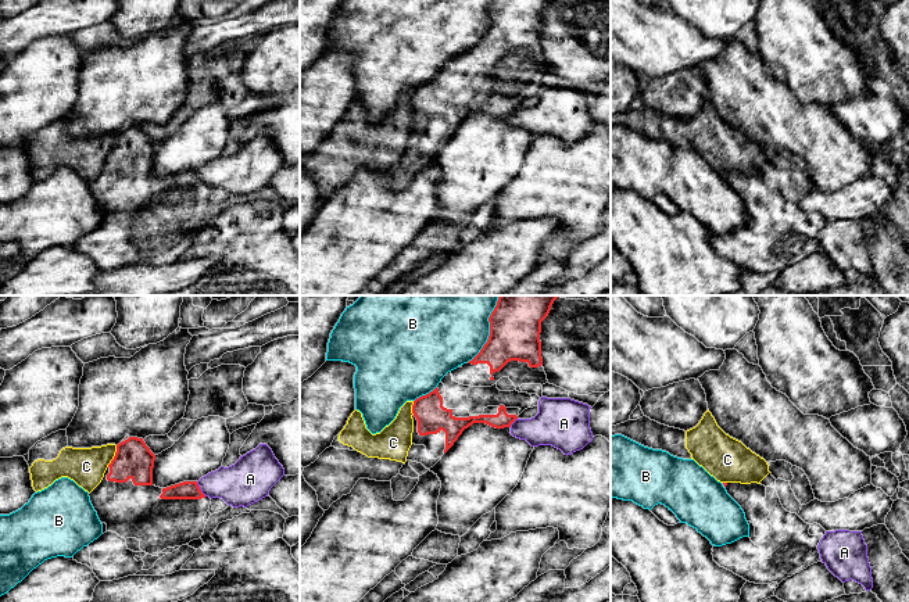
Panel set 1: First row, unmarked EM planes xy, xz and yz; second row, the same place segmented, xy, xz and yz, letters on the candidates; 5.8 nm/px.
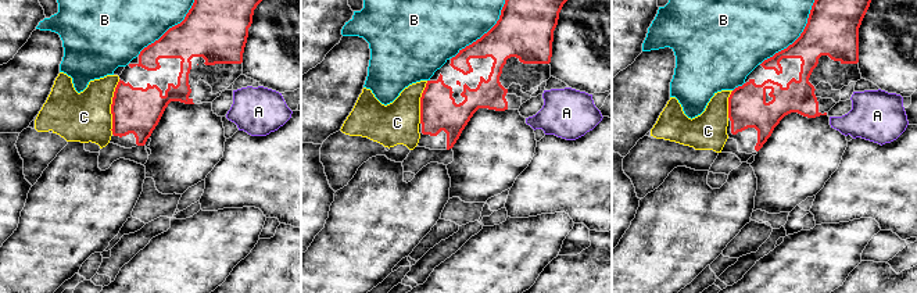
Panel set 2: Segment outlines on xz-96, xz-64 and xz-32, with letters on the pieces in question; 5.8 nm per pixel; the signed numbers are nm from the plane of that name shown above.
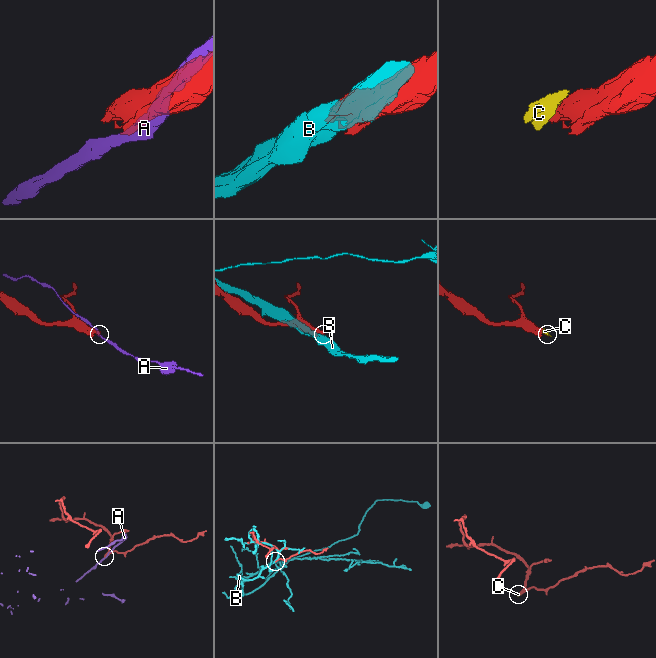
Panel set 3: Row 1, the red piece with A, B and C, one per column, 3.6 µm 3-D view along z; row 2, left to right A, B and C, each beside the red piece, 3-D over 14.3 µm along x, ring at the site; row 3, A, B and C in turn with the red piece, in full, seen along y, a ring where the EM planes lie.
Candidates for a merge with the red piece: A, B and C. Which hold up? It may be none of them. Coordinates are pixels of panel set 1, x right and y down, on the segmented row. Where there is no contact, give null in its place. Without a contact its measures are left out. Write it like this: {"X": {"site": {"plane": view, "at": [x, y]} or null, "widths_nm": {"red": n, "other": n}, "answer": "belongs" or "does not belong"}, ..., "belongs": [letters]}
{"A": {"site": {"plane": "xy", "at": [199, 488]}, "widths_nm": {"red": 110, "other": 260}, "answer": "does not belong"}, "B": {"site": {"plane": "xz", "at": [490, 330]}, "widths_nm": {"red": 300, "other": 480}, "answer": "does not belong"}, "C": {"site": {"plane": "xy", "at": [114, 457]}, "widths_nm": {"red": 220, "other": 220}, "answer": "does not belong"}, "belongs": []}

